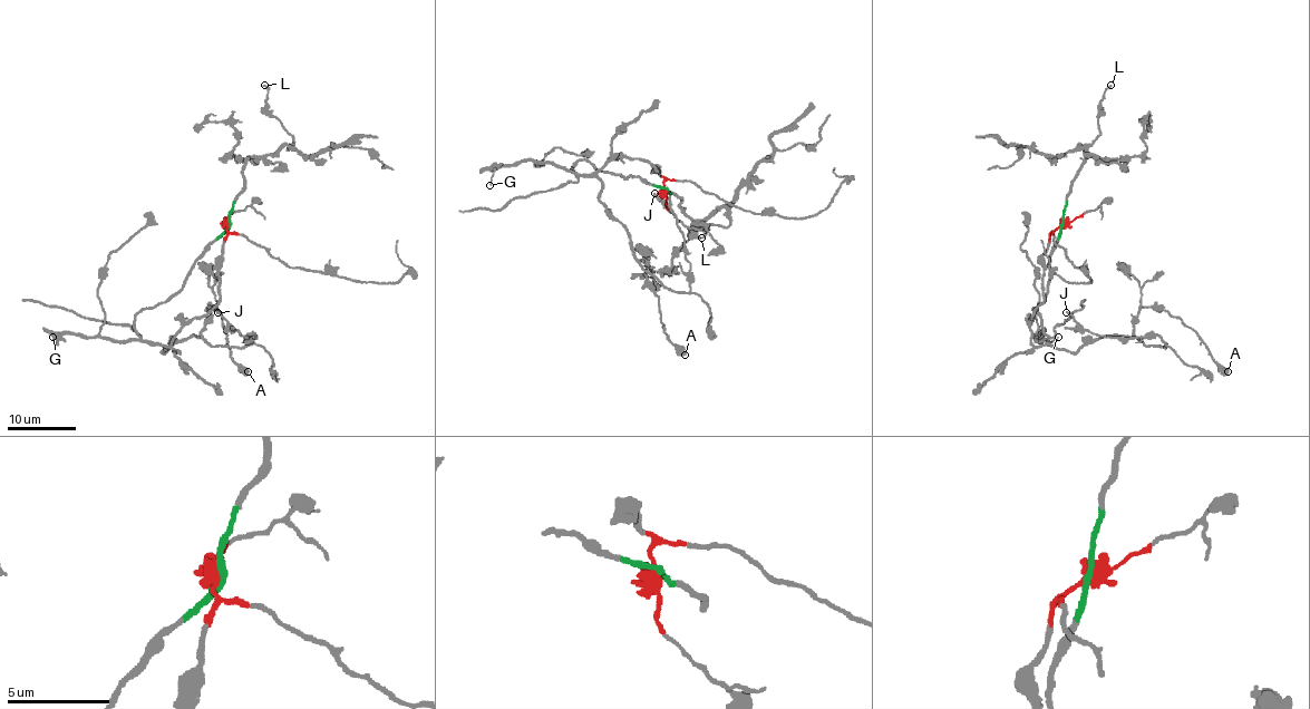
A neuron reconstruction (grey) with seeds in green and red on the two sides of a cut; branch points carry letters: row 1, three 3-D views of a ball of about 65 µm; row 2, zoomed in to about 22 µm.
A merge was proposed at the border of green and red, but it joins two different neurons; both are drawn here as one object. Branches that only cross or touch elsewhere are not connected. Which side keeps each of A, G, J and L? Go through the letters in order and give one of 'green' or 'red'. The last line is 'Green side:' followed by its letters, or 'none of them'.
A: red
G: red
J: red
L: green
Green side: L

